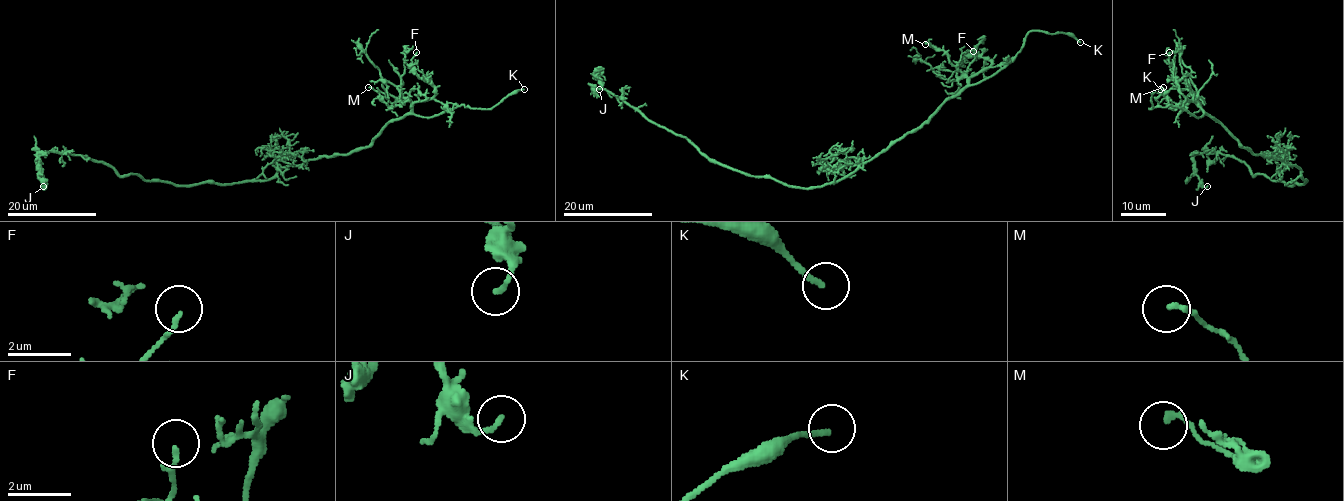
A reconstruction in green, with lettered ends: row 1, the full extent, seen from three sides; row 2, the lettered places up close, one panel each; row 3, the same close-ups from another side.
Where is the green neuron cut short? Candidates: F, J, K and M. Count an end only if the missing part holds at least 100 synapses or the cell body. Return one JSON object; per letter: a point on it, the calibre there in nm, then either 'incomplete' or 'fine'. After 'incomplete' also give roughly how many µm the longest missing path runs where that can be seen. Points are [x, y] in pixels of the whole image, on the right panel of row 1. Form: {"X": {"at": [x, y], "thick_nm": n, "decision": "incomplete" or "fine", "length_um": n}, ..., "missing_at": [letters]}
{"F": {"at": [1169, 52], "thick_nm": 140, "decision": "fine"}, "J": {"at": [1207, 186], "thick_nm": 140, "decision": "fine"}, "K": {"at": [1160, 89], "thick_nm": 160, "decision": "incomplete", "length_um": 25}, "M": {"at": [1163, 87], "thick_nm": 170, "decision": "fine"}, "missing_at": ["K"]}

